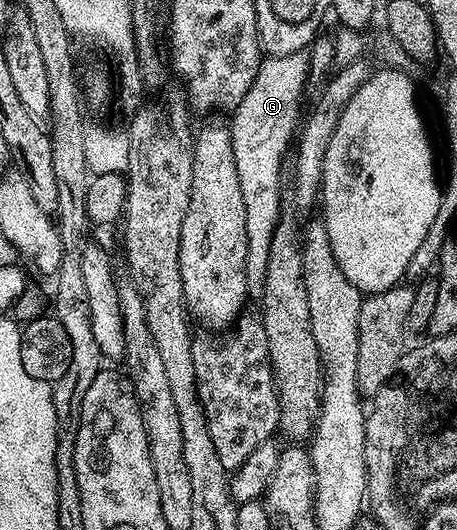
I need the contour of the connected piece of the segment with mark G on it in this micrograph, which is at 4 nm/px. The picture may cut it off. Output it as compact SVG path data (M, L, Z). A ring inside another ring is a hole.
M297 52L284 56L268 56L261 62L256 71L255 81L251 89L243 97L240 105L235 107L229 123L232 137L232 153L235 157L236 172L239 175L240 192L243 195L244 217L247 219L247 269L245 280L248 288L253 291L260 290L265 280L268 250L271 249L271 237L274 236L275 225L282 214L281 208L281 169L283 159L292 141L296 136L301 114L301 99L307 83L307 77L311 75L309 58L306 52Z

